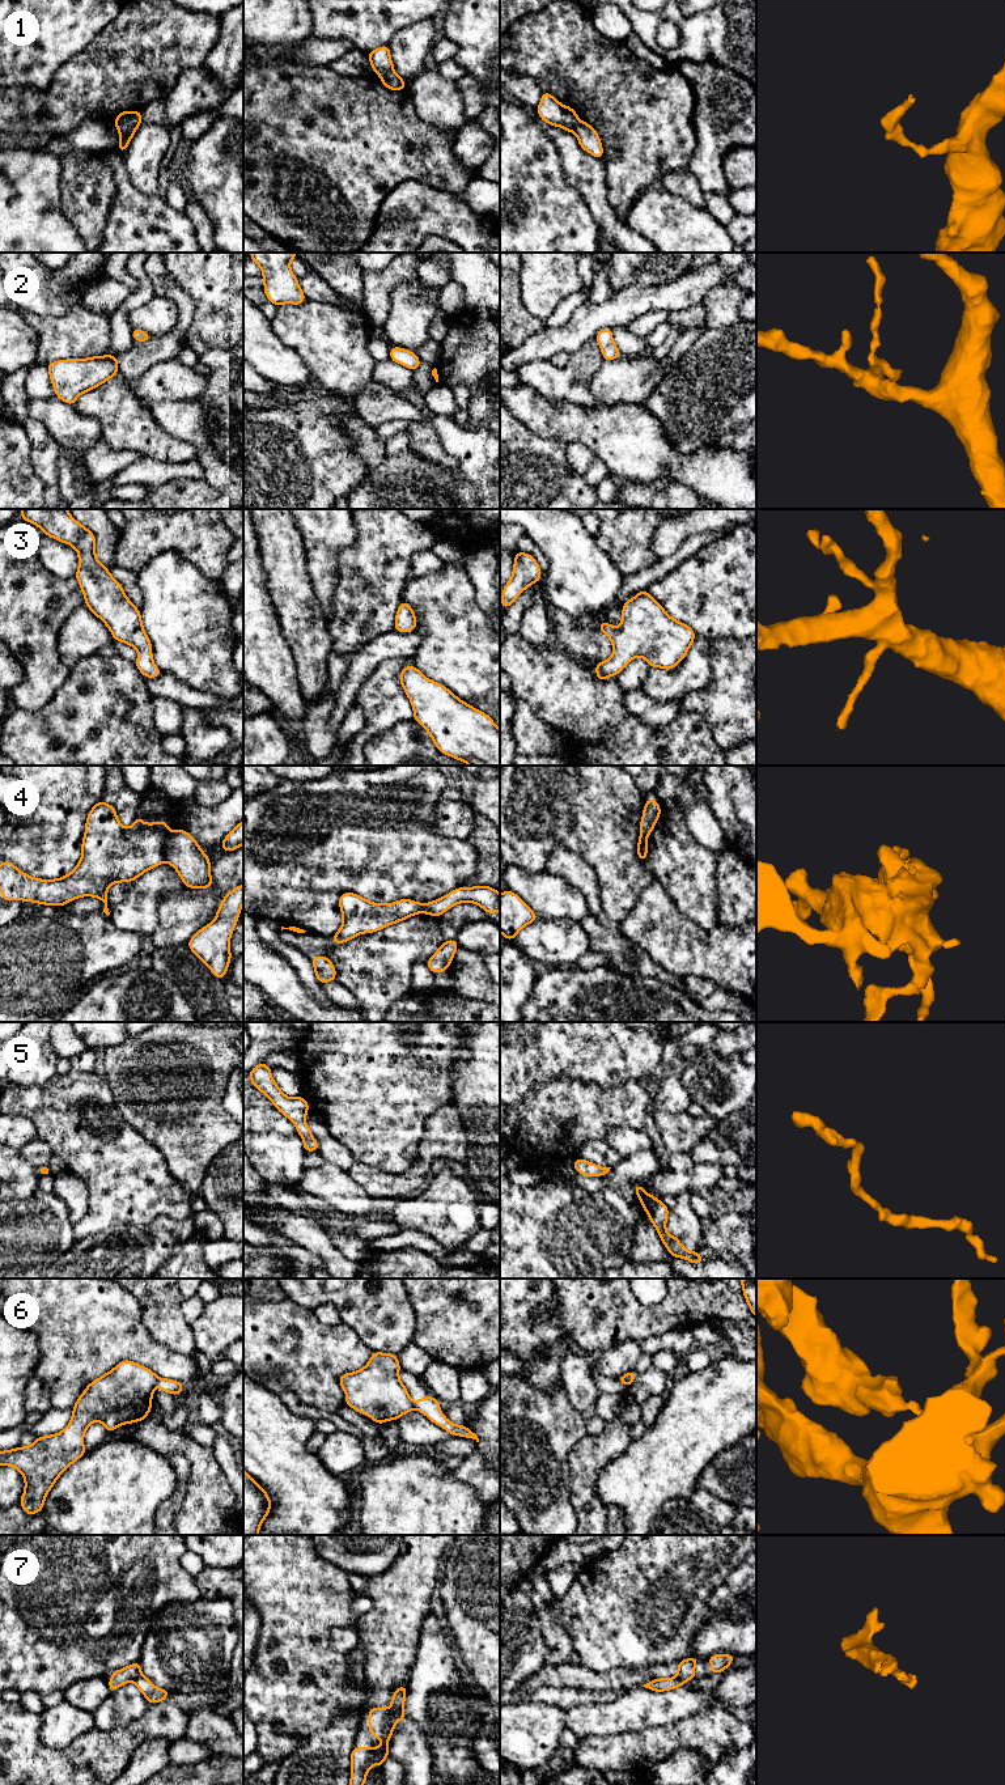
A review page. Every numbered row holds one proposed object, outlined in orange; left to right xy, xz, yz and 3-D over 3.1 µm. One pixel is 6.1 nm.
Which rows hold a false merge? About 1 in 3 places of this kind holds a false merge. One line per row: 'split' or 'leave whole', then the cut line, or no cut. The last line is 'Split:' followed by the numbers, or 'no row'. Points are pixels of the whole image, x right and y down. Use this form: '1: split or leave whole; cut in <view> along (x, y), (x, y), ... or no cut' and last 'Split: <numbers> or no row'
1: split; cut in xy along (135, 128), (121, 136)
2: leave whole; no cut
3: leave whole; no cut
4: split; cut in xy along (168, 835), (164, 843), (164, 860)
5: leave whole; no cut
6: split; cut in xz along (412, 1402), (415, 1408)
7: split; cut in xz along (389, 1708), (395, 1722)
Split: 1, 4, 6, 7

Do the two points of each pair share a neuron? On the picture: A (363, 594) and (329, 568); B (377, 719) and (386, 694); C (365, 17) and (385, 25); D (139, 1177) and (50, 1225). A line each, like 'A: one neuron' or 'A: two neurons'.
A: two neurons
B: one neuron
C: one neuron
D: two neurons

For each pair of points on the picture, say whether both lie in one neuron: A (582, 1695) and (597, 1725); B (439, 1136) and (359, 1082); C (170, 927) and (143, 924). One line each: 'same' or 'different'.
A: different
B: different
C: different

